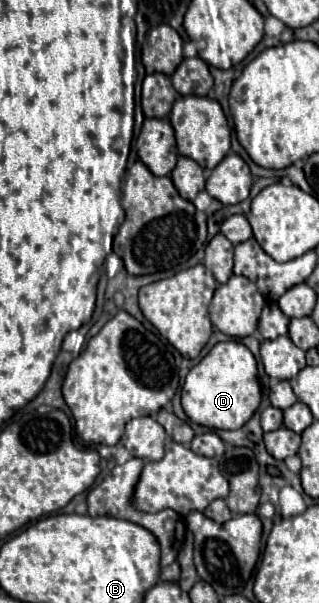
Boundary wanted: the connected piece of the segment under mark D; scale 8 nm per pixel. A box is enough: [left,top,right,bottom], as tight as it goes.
[181,341,261,429]

